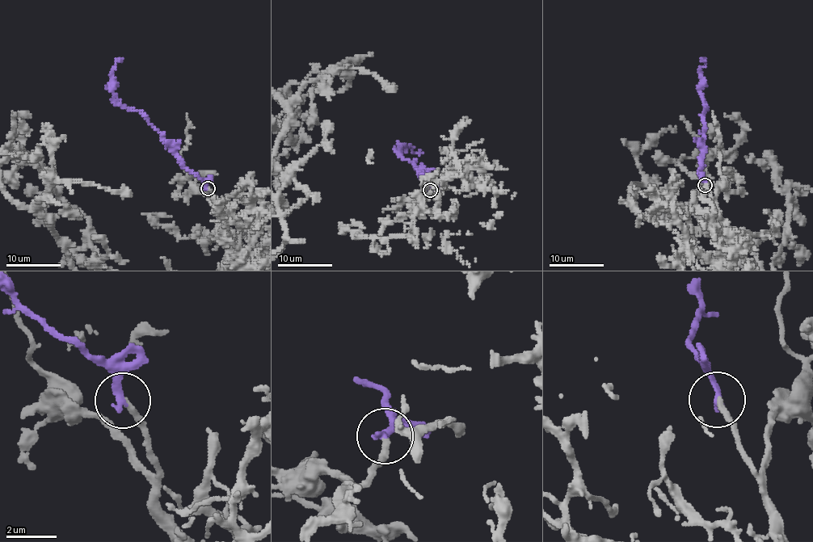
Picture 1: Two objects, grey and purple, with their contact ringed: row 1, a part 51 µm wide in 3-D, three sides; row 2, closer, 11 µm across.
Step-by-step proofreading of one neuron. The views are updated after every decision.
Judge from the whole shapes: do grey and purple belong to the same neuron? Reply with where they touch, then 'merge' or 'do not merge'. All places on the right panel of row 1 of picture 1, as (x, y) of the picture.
at (705, 185); merge

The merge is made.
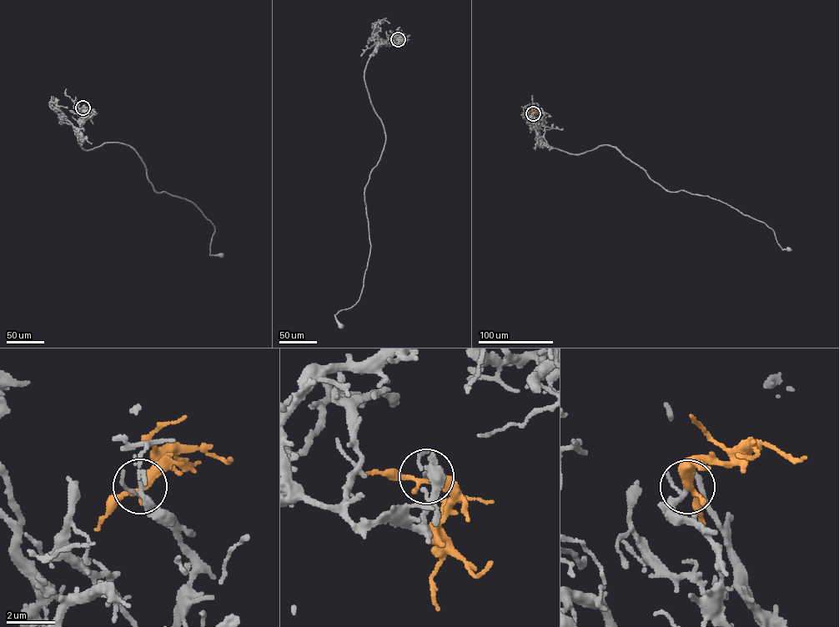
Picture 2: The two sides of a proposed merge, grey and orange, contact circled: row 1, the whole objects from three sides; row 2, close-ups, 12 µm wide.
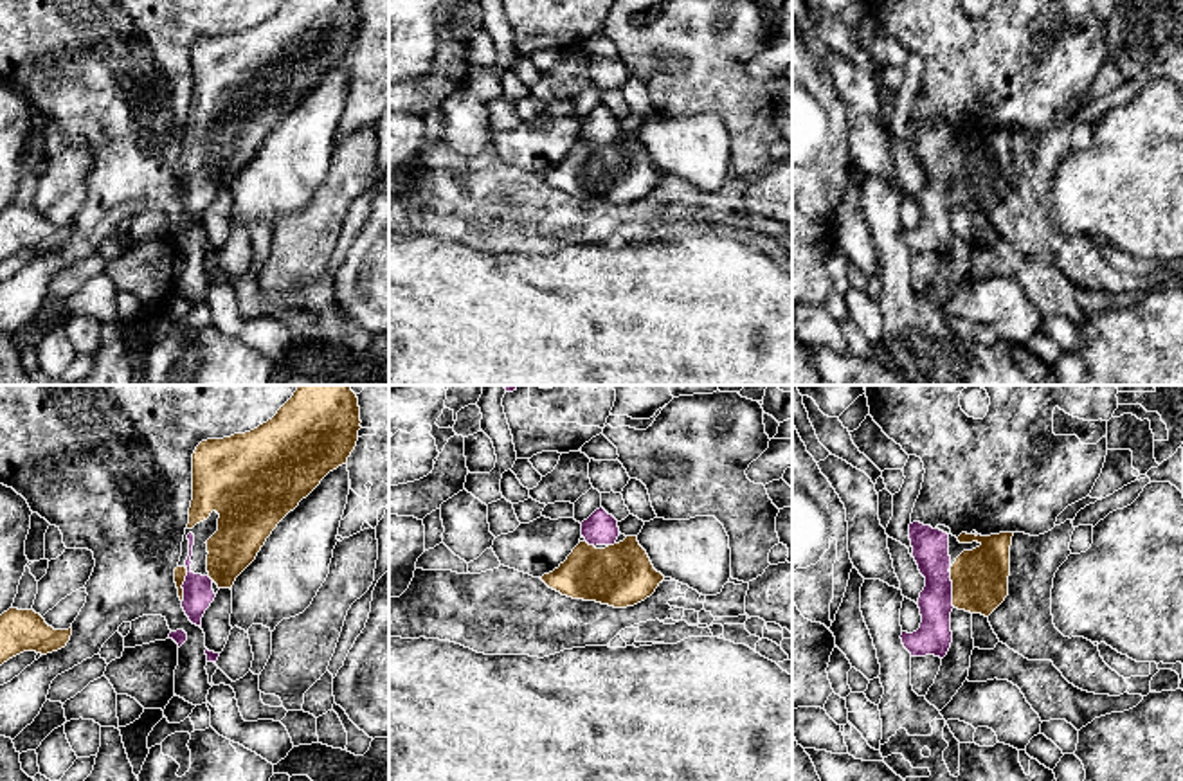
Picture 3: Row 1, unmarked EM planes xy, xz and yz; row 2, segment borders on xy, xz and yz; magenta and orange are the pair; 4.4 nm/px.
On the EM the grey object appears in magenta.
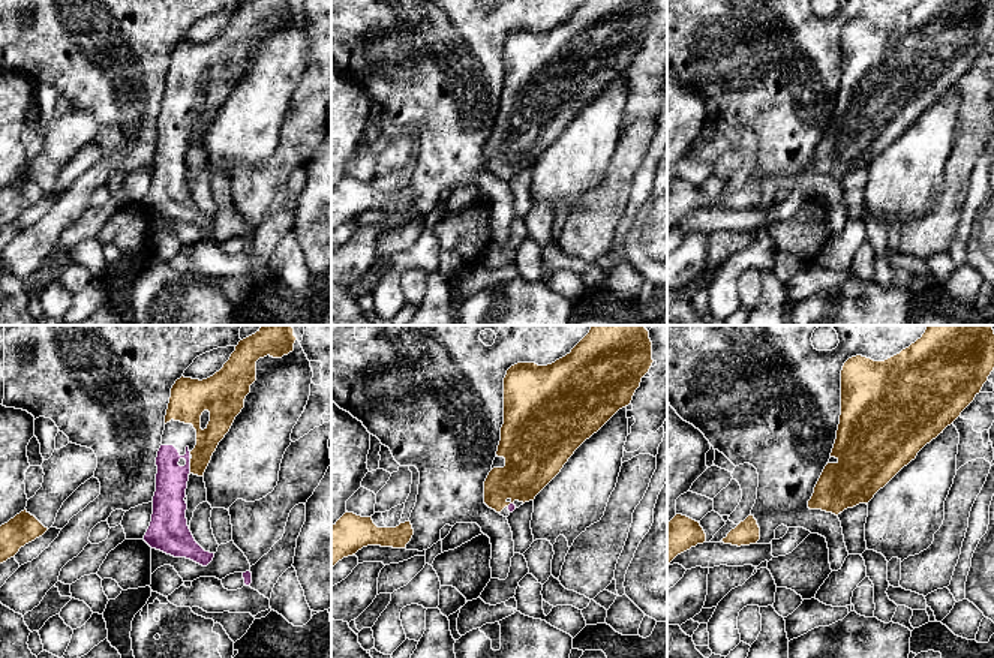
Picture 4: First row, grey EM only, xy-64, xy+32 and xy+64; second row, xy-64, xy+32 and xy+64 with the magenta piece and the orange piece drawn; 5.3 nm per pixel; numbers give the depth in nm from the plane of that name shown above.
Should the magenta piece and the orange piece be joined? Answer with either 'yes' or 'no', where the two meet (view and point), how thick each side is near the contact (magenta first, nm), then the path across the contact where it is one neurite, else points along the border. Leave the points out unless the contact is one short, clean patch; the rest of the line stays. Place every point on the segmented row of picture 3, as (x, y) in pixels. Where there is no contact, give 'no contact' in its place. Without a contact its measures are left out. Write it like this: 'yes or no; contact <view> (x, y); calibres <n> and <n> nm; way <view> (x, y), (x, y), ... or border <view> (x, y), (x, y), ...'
yes; contact yz (951, 591); calibres 160 and 260 nm; way yz (930, 546), (937, 576), (951, 591), (969, 587), (980, 578)

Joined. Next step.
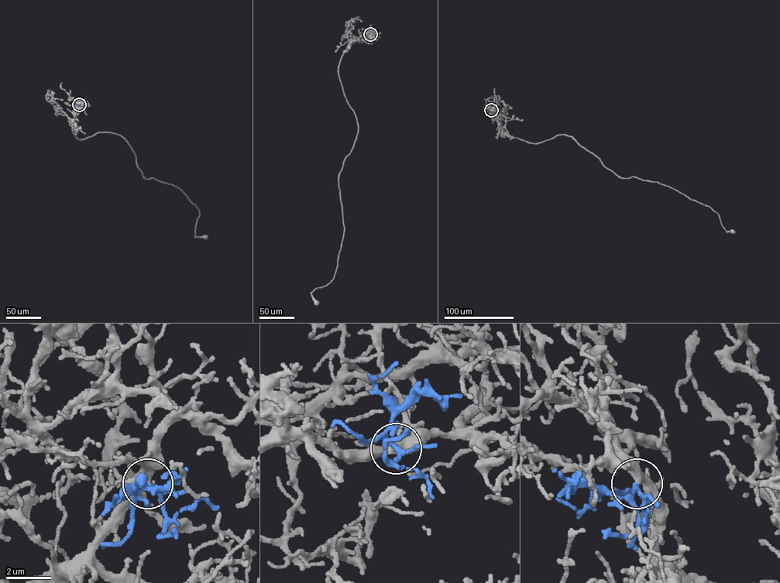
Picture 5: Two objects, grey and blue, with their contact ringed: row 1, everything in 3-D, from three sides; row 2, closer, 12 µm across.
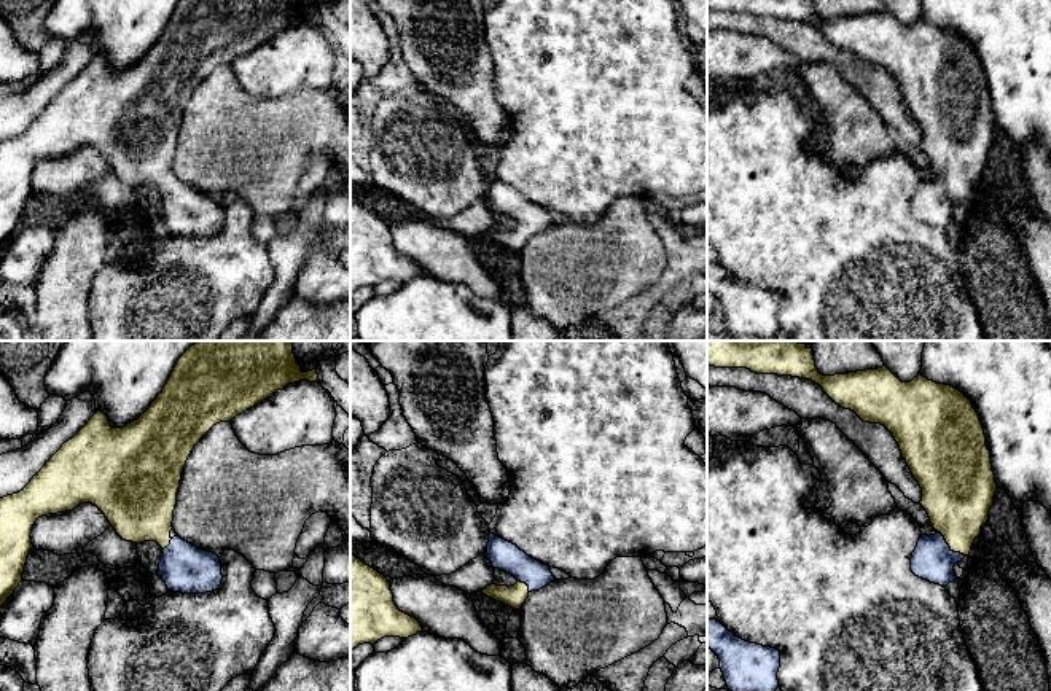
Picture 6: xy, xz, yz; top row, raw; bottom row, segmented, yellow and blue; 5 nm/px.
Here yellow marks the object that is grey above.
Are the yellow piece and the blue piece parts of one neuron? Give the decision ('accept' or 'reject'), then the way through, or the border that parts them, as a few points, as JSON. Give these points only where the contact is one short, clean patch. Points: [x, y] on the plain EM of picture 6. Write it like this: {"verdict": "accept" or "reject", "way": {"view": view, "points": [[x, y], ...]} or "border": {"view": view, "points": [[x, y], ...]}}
{"verdict": "accept", "way": {"view": "yz", "points": [[957, 142], [957, 169], [949, 190], [932, 203]]}}

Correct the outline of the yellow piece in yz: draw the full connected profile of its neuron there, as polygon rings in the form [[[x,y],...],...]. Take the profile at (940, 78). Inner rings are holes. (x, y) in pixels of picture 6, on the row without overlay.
[[[707,0],[707,10],[812,24],[863,65],[884,68],[919,126],[920,148],[936,174],[919,182],[911,215],[943,231],[959,223],[954,209],[987,167],[997,134],[984,72],[960,33],[922,18],[901,25],[887,10],[823,19],[814,0]]]

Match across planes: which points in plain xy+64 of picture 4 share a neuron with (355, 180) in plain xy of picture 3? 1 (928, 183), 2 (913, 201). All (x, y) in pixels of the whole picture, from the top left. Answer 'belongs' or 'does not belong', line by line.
1: does not belong
2: does not belong

